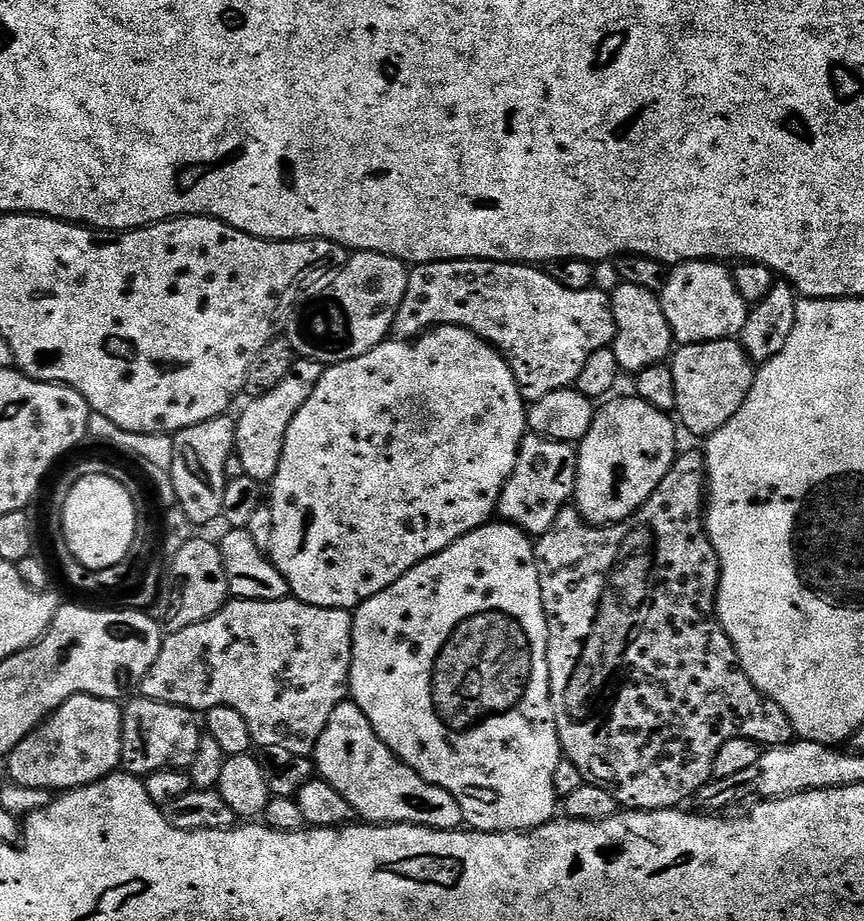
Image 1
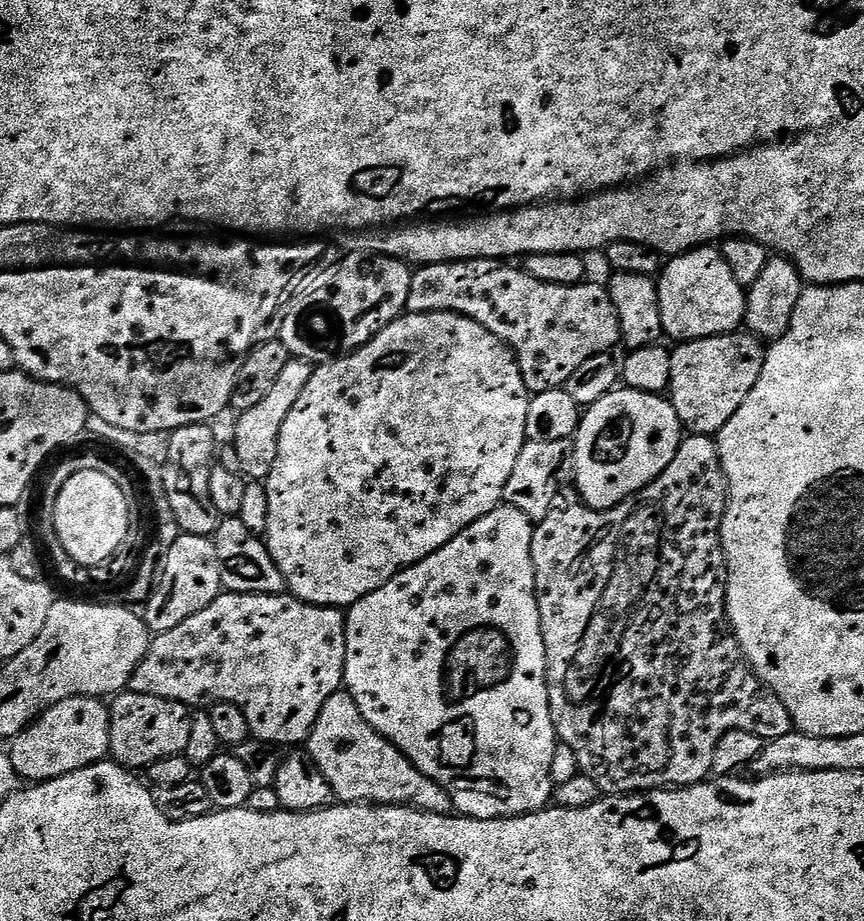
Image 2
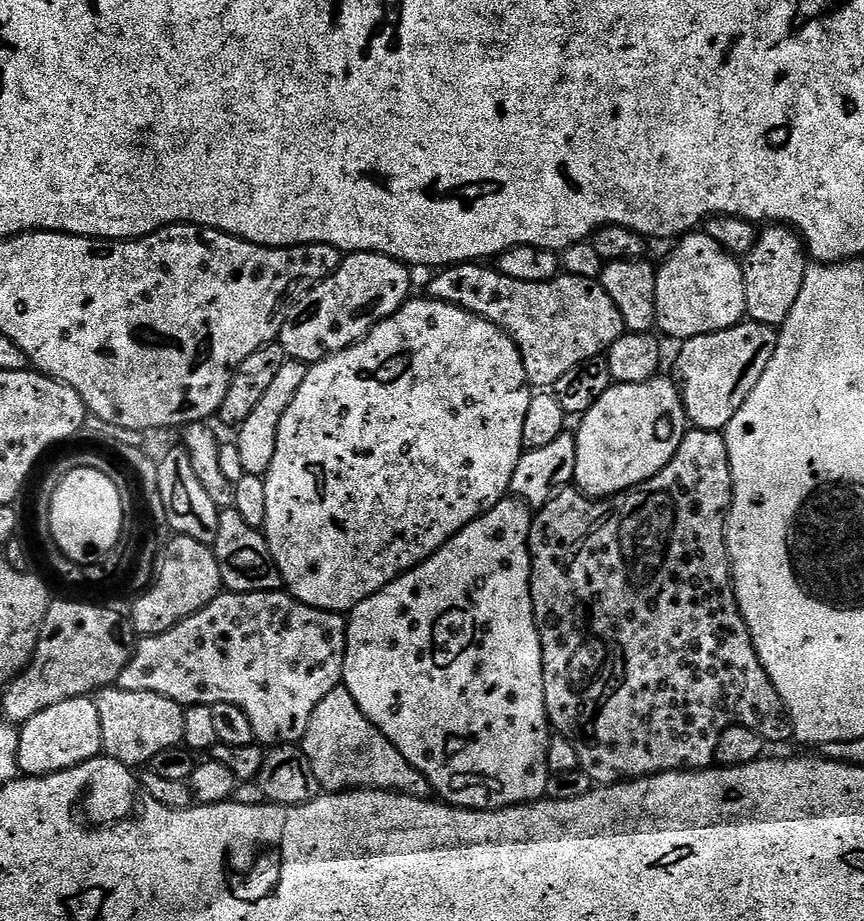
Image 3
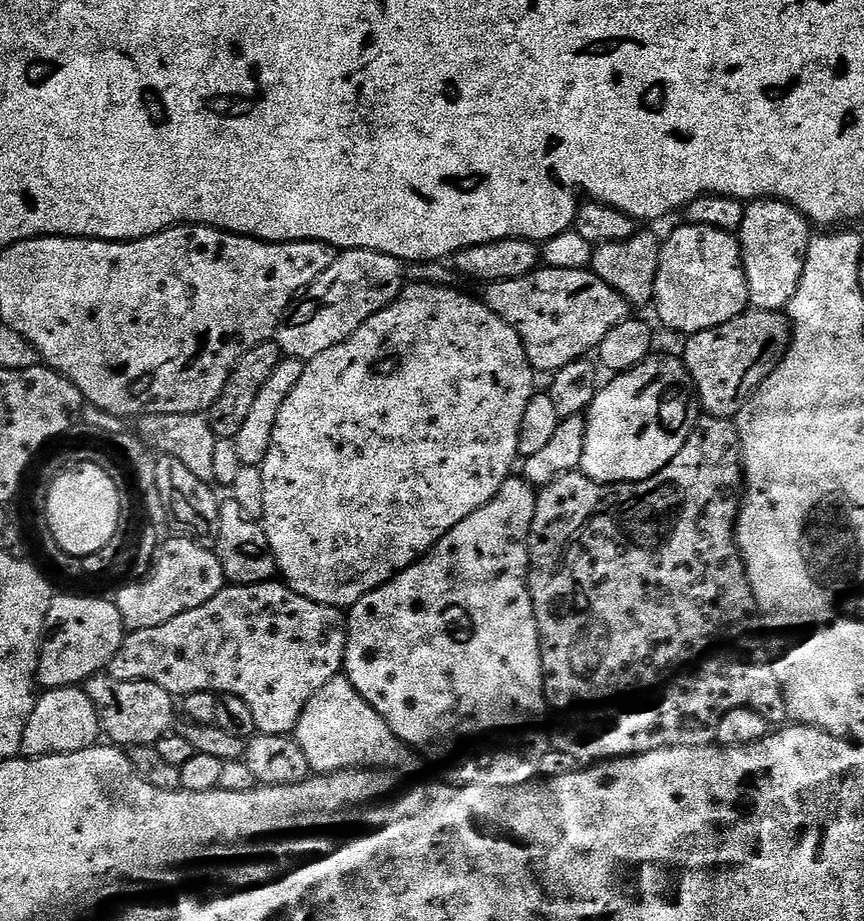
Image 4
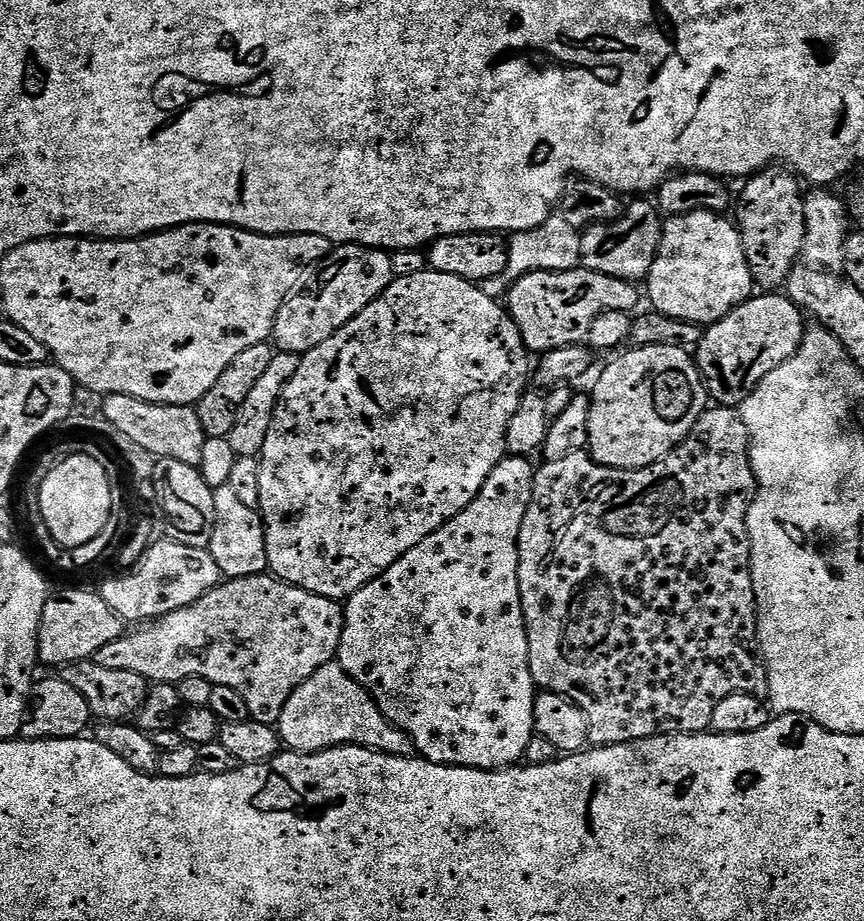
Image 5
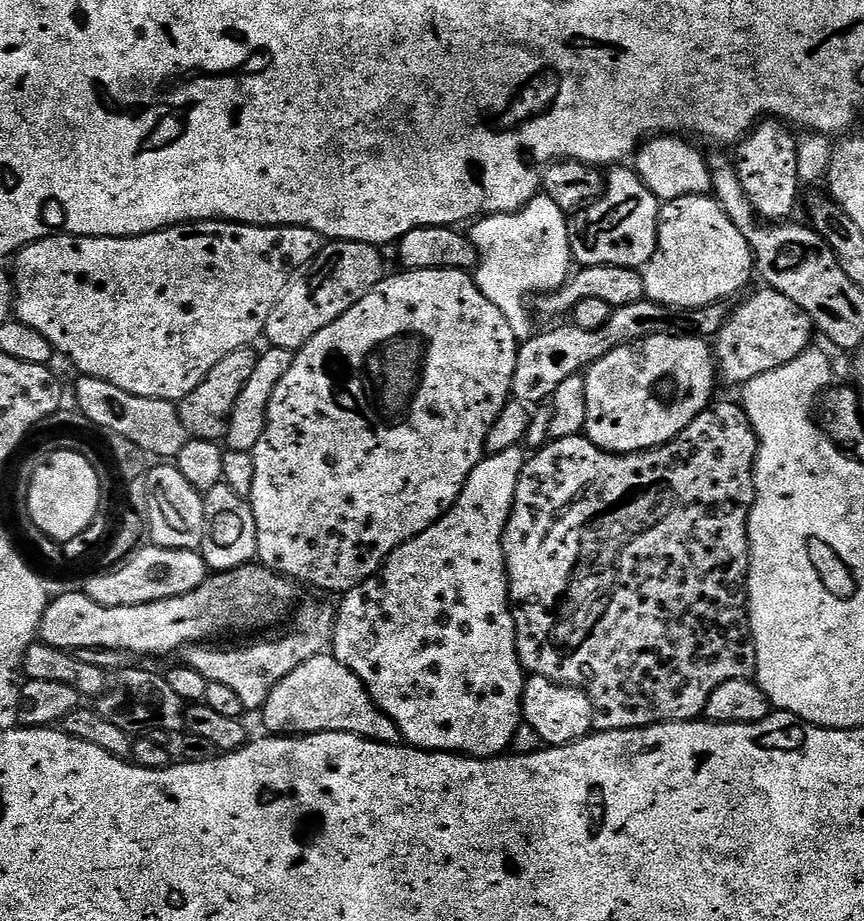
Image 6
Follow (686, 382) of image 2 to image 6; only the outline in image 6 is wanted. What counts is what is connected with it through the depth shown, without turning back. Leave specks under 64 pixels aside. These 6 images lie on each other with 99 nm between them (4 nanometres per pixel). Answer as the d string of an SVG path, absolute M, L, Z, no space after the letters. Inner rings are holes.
M771 290L756 292L740 309L729 315L724 329L714 340L714 356L718 361L718 376L728 384L743 386L754 378L794 362L803 352L813 347L814 325L797 304L786 294Z

